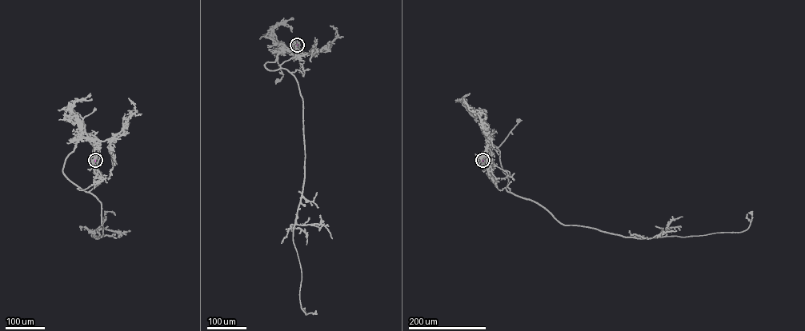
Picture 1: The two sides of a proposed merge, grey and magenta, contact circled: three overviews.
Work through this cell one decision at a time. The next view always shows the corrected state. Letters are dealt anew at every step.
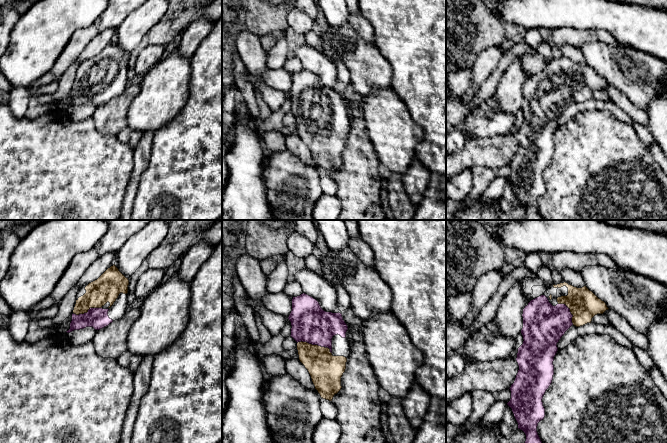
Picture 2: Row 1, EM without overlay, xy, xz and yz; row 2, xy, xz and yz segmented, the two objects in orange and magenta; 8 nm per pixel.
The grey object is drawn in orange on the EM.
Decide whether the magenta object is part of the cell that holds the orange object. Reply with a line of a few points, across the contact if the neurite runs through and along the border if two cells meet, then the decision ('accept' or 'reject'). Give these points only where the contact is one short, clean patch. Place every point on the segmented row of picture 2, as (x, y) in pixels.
xz (326, 370), (315, 354), (315, 345), (313, 329), (310, 323) | accept

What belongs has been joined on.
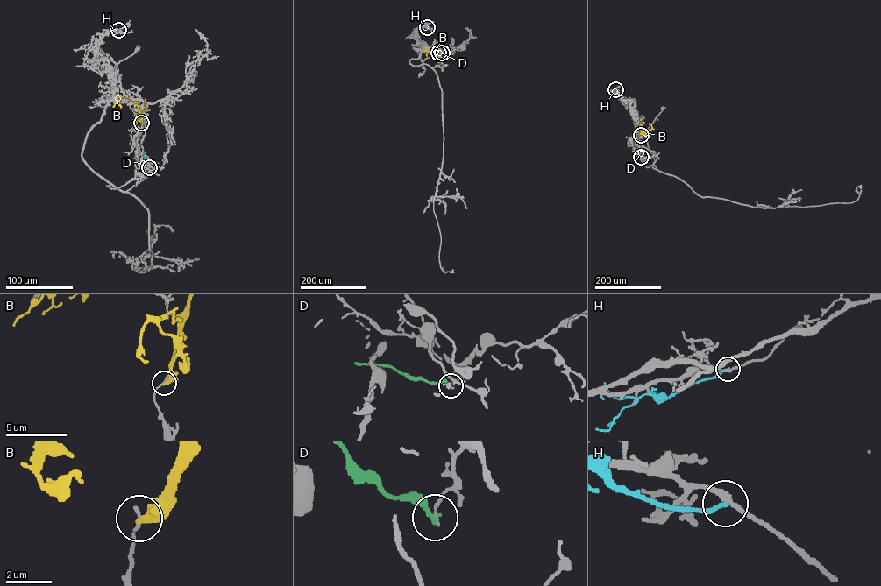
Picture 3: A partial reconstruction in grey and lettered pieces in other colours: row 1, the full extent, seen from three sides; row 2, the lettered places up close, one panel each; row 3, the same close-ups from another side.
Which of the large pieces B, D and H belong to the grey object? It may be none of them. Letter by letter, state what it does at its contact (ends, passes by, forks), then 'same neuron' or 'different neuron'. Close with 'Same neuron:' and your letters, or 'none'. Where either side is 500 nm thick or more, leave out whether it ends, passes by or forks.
B: it ends; different neuron
D: it ends; different neuron
H: it ends; different neuron
Same neuron: none

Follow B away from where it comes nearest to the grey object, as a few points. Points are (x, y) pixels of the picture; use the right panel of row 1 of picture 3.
B: (641, 135), (643, 129), (641, 123), (638, 126), (634, 123)

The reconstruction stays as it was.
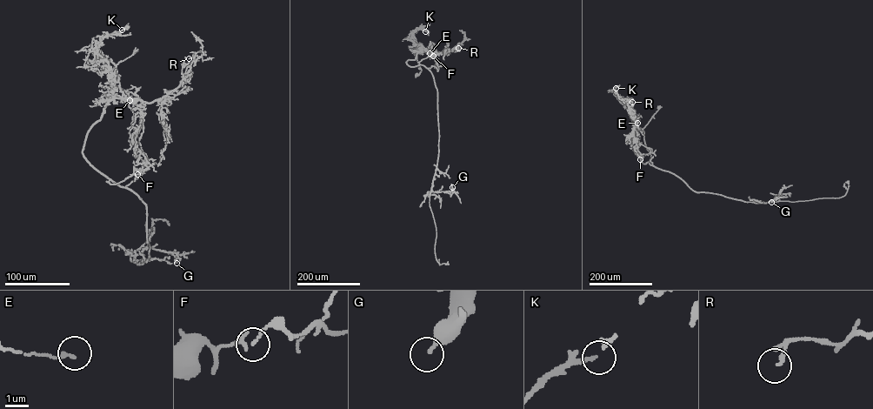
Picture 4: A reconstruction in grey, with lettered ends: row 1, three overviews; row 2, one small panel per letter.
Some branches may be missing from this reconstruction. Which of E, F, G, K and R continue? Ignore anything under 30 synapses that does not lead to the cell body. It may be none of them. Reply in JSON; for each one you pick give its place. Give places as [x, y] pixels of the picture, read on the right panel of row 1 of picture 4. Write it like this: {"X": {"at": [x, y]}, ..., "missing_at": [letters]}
{"K": {"at": [616, 88]}, "missing_at": ["K"]}

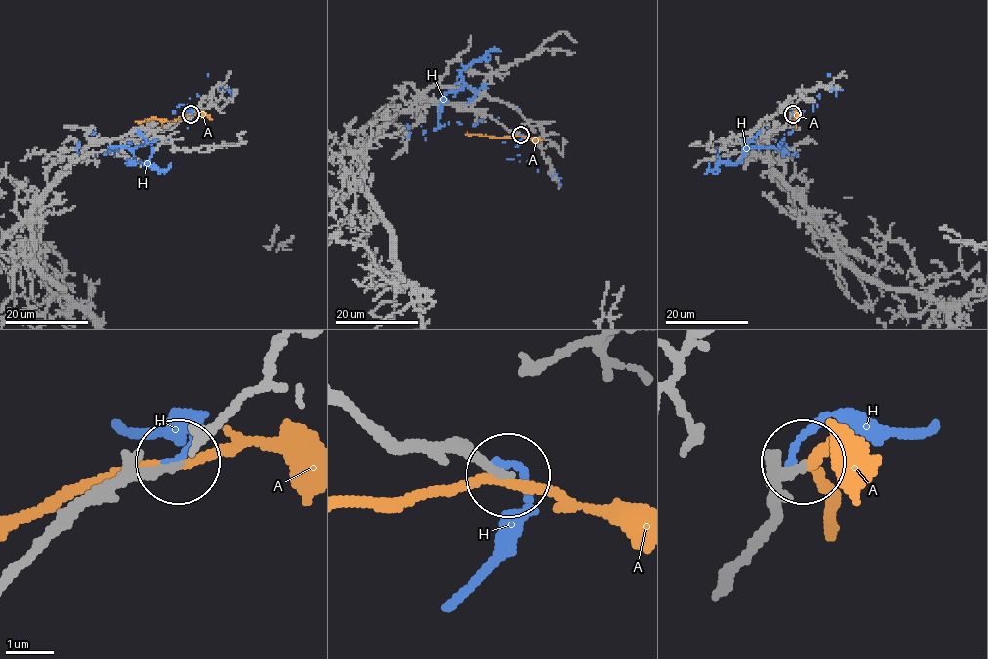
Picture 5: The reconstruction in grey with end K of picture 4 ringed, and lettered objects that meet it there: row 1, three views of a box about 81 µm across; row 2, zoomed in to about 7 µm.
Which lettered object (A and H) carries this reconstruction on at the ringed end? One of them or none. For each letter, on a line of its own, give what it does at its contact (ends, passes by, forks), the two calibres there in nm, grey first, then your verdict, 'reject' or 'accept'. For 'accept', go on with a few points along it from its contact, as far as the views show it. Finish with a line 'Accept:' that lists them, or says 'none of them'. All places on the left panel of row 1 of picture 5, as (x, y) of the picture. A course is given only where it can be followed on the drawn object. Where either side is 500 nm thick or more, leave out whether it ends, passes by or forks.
A: it passes by; calibres 130 and 180 nm; reject
H: it ends; calibres 240 and 110 nm; reject
Accept: none of them

